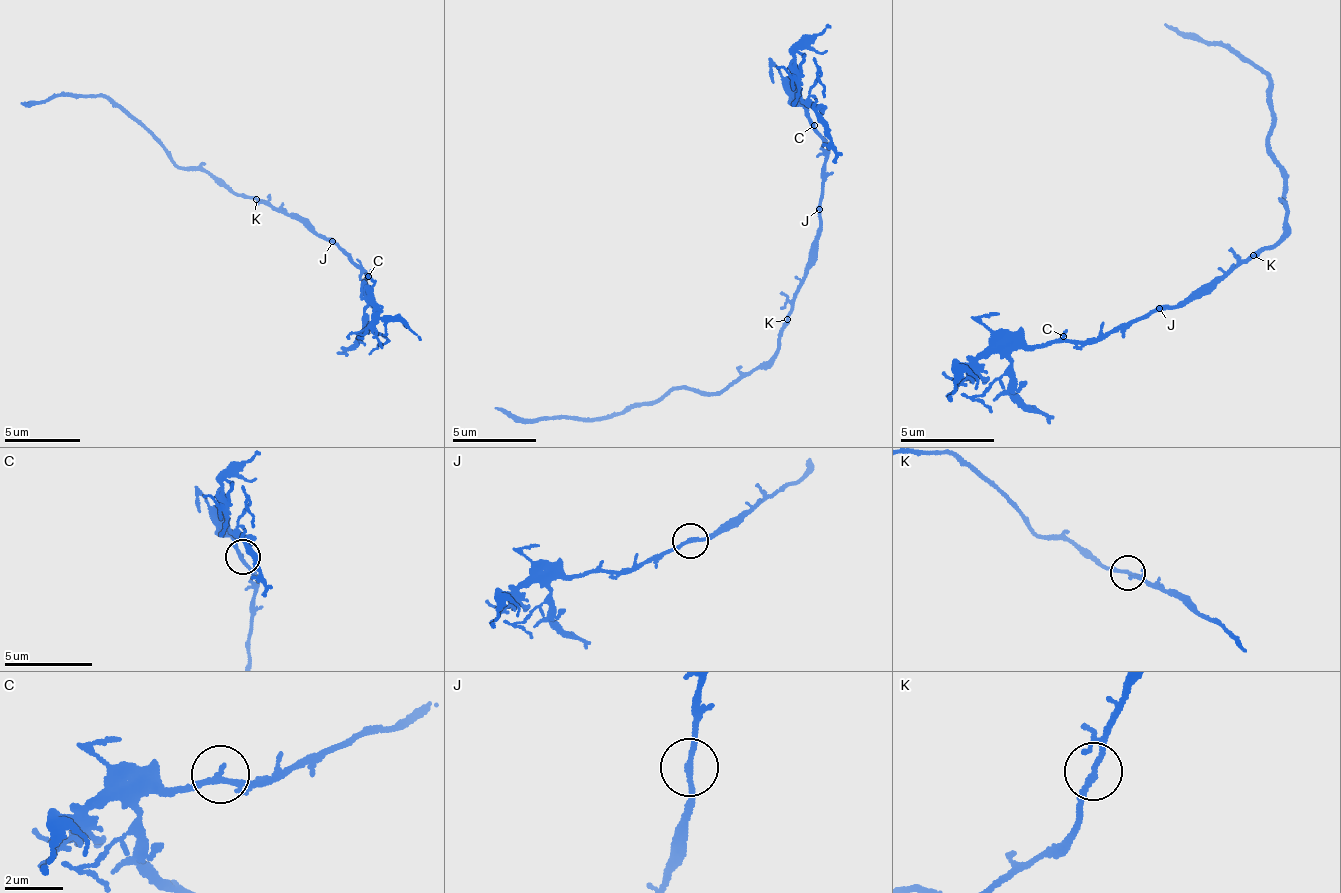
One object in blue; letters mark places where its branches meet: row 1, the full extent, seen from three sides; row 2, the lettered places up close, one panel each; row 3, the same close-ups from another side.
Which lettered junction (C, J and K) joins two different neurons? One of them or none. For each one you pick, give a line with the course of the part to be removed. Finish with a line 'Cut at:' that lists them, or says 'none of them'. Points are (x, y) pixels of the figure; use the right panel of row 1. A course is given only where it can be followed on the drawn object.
Cut at: none of them

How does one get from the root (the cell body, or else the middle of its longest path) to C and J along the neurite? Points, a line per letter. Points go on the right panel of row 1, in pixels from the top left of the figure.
C: (1247, 261), (1231, 265), (1220, 281), (1187, 294), (1175, 307), (1148, 312), (1095, 339), (1063, 336)
J: (1247, 261), (1231, 265), (1207, 290), (1159, 310)

